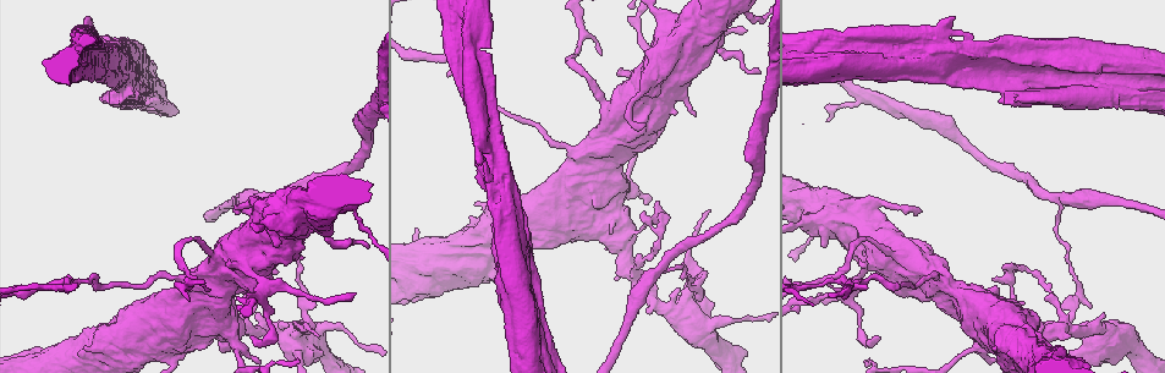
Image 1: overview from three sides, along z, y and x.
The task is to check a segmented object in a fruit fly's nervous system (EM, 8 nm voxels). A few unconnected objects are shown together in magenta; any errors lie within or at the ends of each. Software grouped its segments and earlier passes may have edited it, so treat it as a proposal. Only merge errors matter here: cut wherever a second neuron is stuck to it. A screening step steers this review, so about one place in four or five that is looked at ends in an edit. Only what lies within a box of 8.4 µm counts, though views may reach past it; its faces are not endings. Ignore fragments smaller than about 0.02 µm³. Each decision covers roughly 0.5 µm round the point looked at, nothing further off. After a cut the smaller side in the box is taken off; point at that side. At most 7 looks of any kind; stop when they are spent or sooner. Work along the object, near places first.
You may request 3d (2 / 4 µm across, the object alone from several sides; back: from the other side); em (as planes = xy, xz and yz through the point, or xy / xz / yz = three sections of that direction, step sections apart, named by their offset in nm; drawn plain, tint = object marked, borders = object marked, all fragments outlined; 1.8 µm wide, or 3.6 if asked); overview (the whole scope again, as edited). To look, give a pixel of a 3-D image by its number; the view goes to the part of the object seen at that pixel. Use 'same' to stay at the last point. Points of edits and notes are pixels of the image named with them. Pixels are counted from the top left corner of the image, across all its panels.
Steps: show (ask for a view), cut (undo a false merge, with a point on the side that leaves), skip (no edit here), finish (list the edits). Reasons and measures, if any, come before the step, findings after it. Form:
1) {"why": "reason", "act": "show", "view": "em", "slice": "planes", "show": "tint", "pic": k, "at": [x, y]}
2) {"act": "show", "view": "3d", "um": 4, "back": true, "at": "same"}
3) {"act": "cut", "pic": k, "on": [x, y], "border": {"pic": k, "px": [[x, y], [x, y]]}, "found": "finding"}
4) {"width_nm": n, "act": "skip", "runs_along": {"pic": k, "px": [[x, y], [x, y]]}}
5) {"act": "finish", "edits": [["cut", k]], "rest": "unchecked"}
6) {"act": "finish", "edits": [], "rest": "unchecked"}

{"why": "thick turns thin", "act": "show", "view": "em", "slice": "xy", "step": 8, "show": "tint", "pic": 1, "at": [248, 264]}

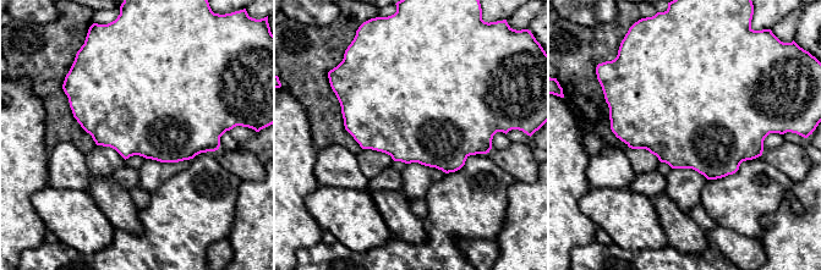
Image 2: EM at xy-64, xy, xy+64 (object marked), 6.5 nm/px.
{"act": "skip", "found": "all the same neuron"}

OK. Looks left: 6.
{"why": "touches itself", "act": "show", "view": "em", "slice": "planes", "show": "tint", "pic": 1, "at": [1008, 278]}

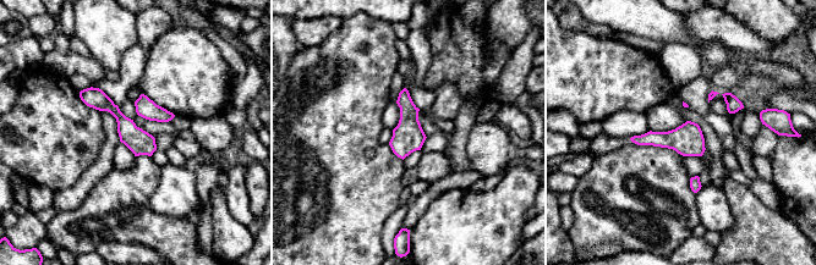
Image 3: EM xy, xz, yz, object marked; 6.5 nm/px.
{"width_nm": 160, "act": "skip", "runs_along": {"pic": 3, "px": [[82, 94], [107, 104], [149, 152]]}, "found": "one neuron here"}

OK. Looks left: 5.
{"why": "three arms meet", "act": "show", "view": "3d", "um": 2, "pic": 1, "at": [73, 279]}

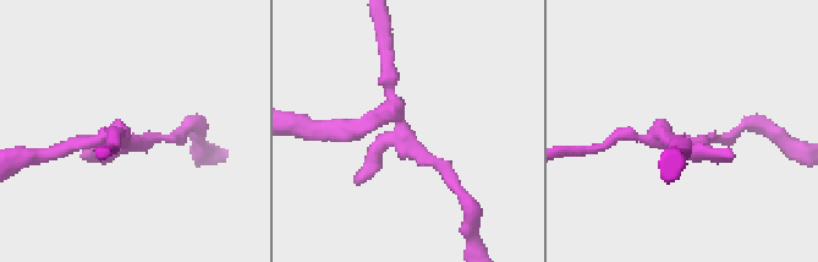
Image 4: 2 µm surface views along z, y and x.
{"why": "now the EM", "act": "show", "view": "em", "slice": "xz", "step": 16, "show": "tint", "pic": 4, "at": [392, 117]}

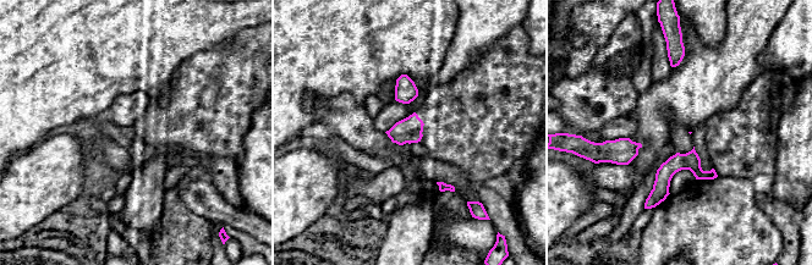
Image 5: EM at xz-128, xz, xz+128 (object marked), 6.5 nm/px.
{"act": "show", "view": "em", "slice": "planes", "show": "tint", "at": "same"}

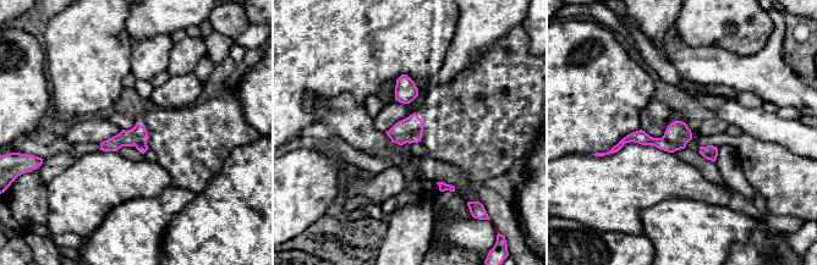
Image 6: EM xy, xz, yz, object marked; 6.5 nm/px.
{"act": "cut", "pic": 6, "on": [678, 132], "border": {"pic": 6, "px": [[662, 137], [685, 145]]}, "found": "a second neuron is stuck on"}

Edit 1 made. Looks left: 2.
{"act": "finish", "edits": [["cut", 6]], "rest": "unchecked"}

